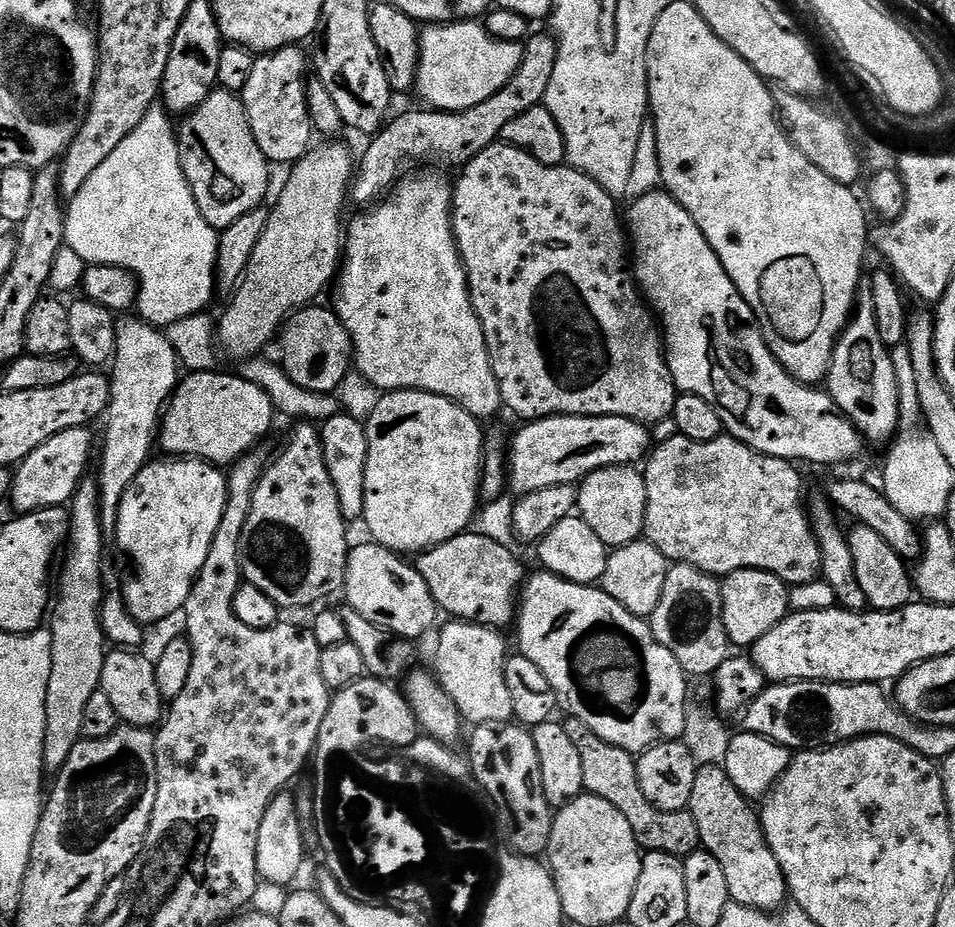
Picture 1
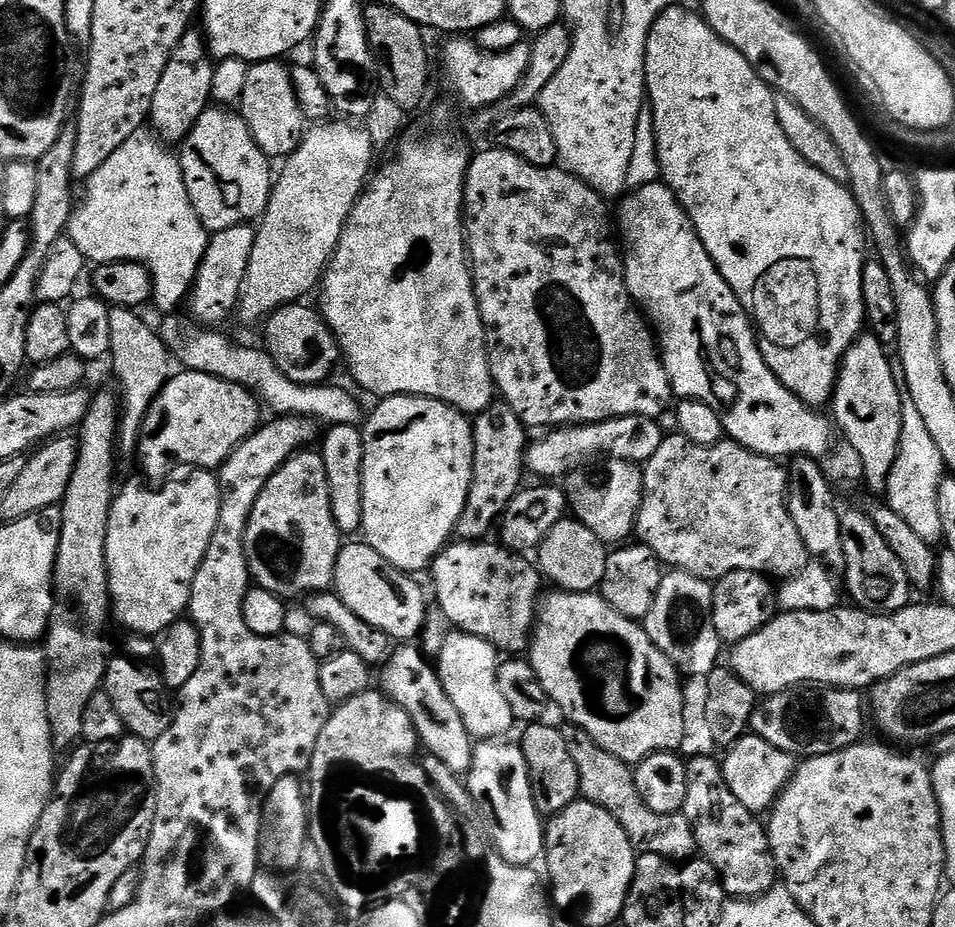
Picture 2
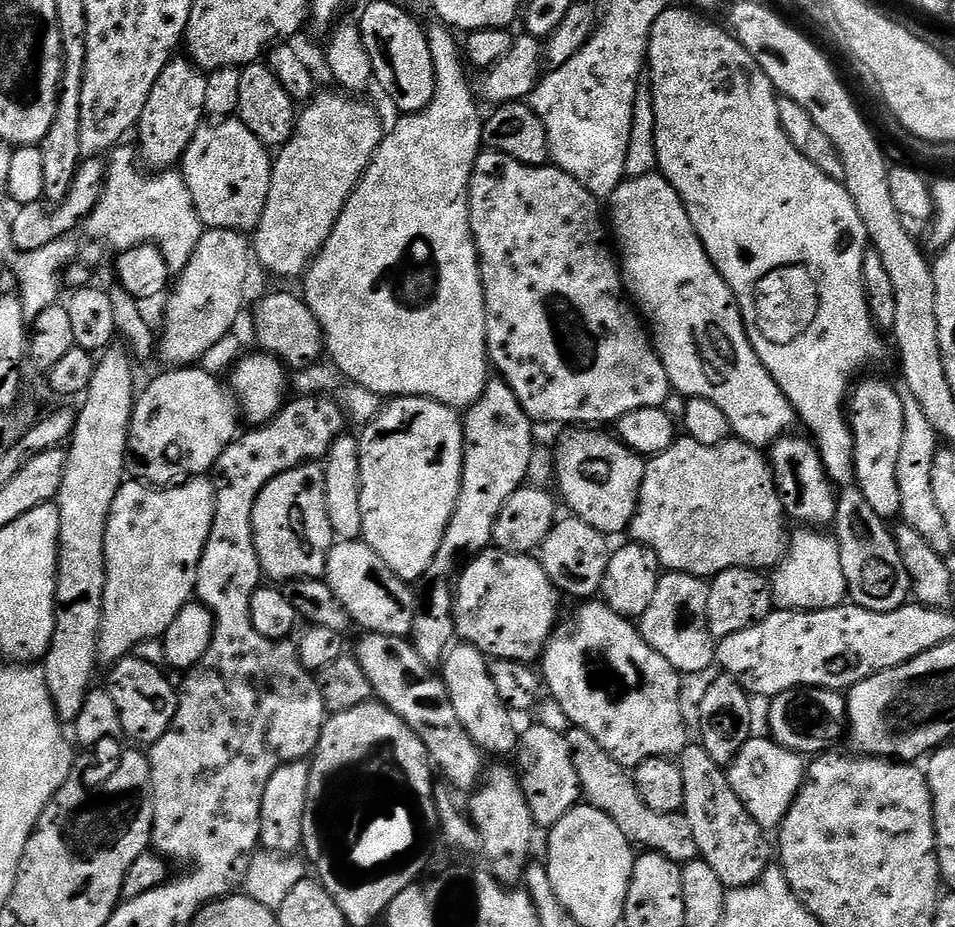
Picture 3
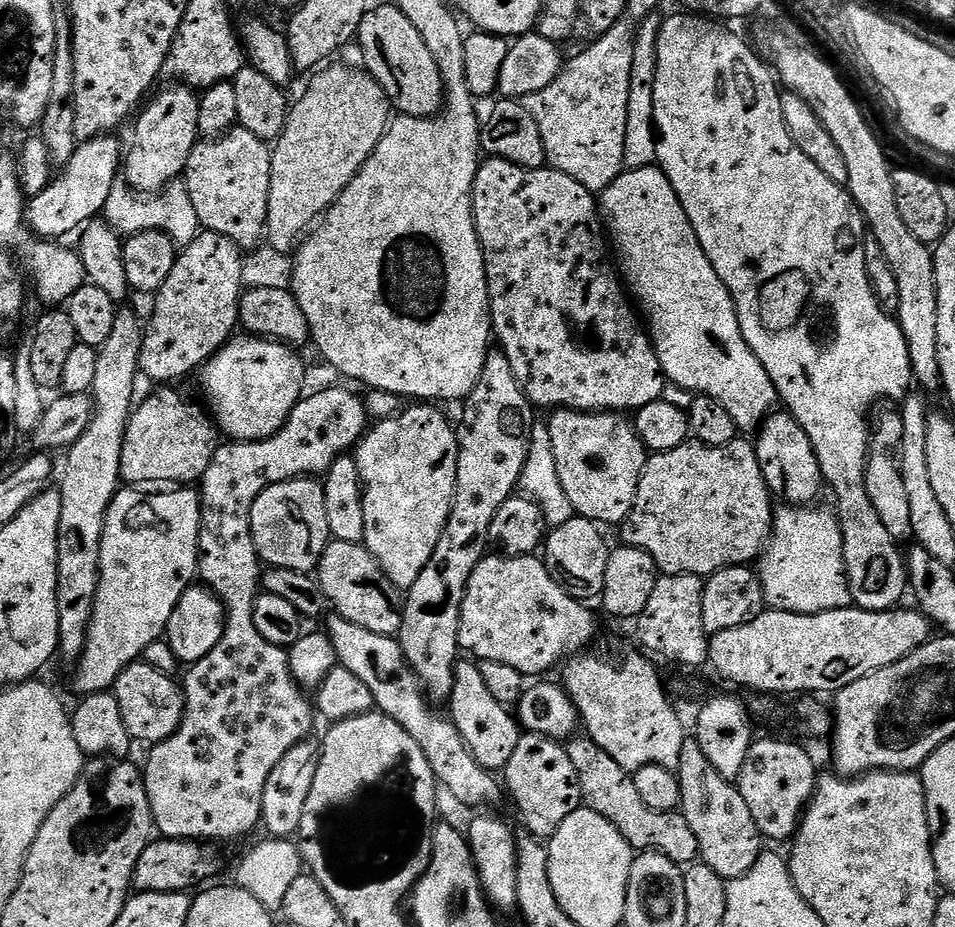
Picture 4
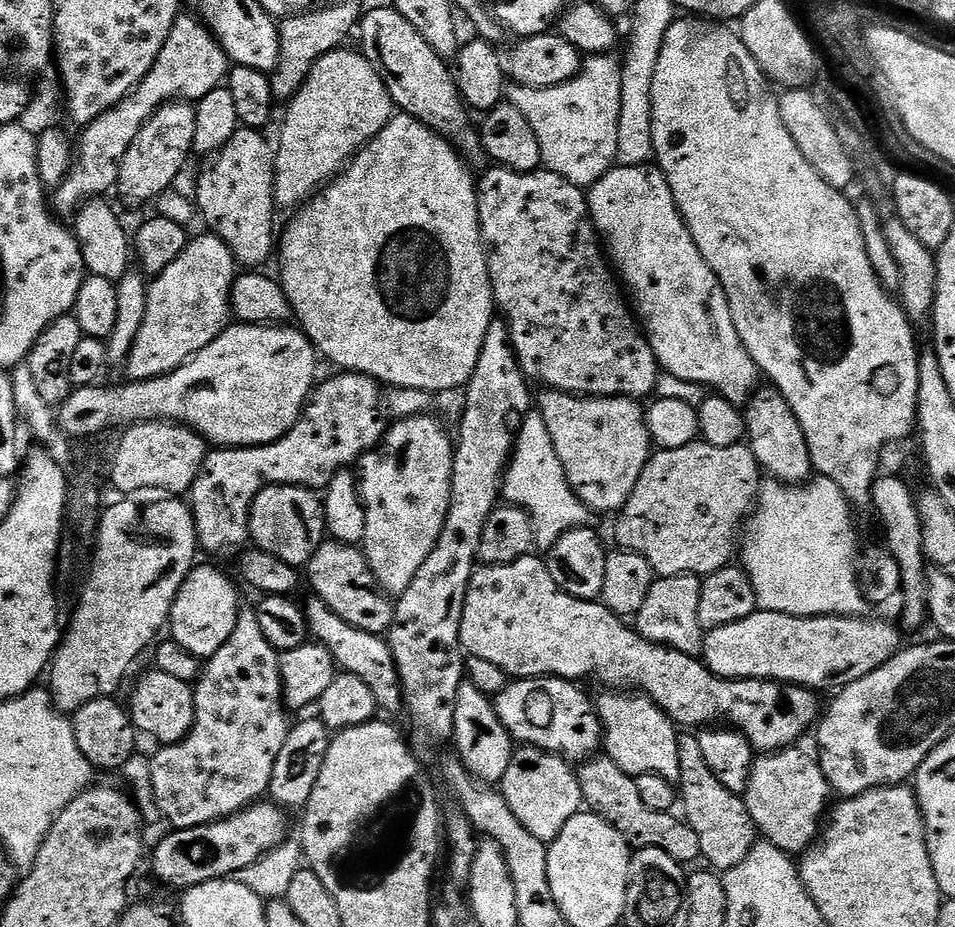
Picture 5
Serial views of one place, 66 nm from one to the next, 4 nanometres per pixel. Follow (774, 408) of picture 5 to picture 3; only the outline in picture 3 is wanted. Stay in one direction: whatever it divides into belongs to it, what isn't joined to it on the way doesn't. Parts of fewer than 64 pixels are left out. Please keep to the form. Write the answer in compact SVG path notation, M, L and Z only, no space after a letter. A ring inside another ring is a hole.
M785 434L770 445L770 463L776 489L784 507L784 515L789 521L797 520L797 525L813 530L824 530L835 525L837 489L828 479L828 471L811 439Z

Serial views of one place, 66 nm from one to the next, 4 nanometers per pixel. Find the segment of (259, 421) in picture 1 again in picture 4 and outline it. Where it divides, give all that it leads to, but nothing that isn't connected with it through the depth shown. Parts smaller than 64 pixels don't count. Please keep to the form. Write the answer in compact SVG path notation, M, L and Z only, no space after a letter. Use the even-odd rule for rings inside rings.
M160 386L153 396L148 396L144 401L141 399L139 403L133 407L132 415L128 417L128 425L126 426L126 434L124 435L124 441L122 442L122 466L120 467L120 479L125 485L128 486L192 486L195 485L206 474L206 466L210 466L210 462L214 458L216 449L218 447L218 429L210 419L209 413L204 412L196 404L188 404L188 400L180 392L175 392L175 387L172 386Z

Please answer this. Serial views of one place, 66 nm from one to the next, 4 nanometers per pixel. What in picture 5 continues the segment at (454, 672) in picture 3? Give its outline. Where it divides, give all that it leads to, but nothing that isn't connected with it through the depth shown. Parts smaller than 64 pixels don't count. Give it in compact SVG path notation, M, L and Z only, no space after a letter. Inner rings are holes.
M467 682L458 690L452 735L456 744L455 755L464 763L468 773L489 786L499 785L506 774L506 766L512 761L514 741L506 726L502 726L495 703Z

